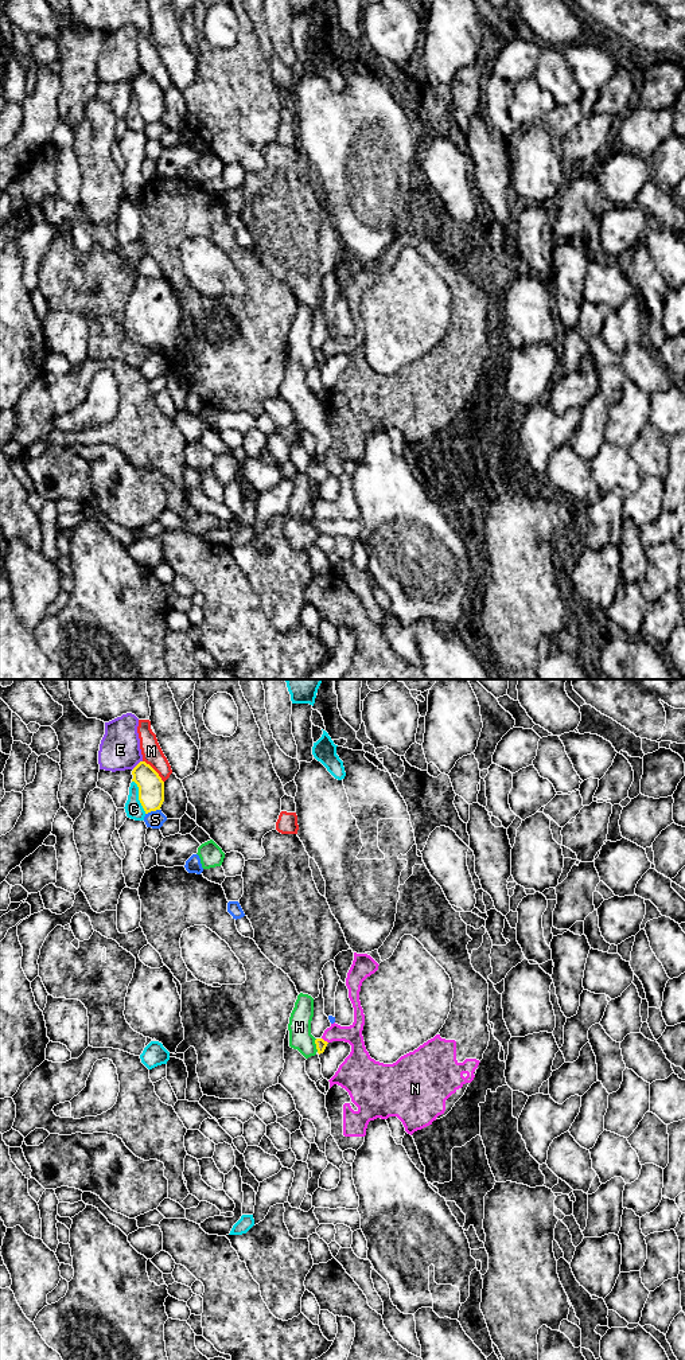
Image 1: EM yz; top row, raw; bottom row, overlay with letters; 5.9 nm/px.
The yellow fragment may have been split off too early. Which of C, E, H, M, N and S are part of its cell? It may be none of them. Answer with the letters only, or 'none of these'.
none of these

